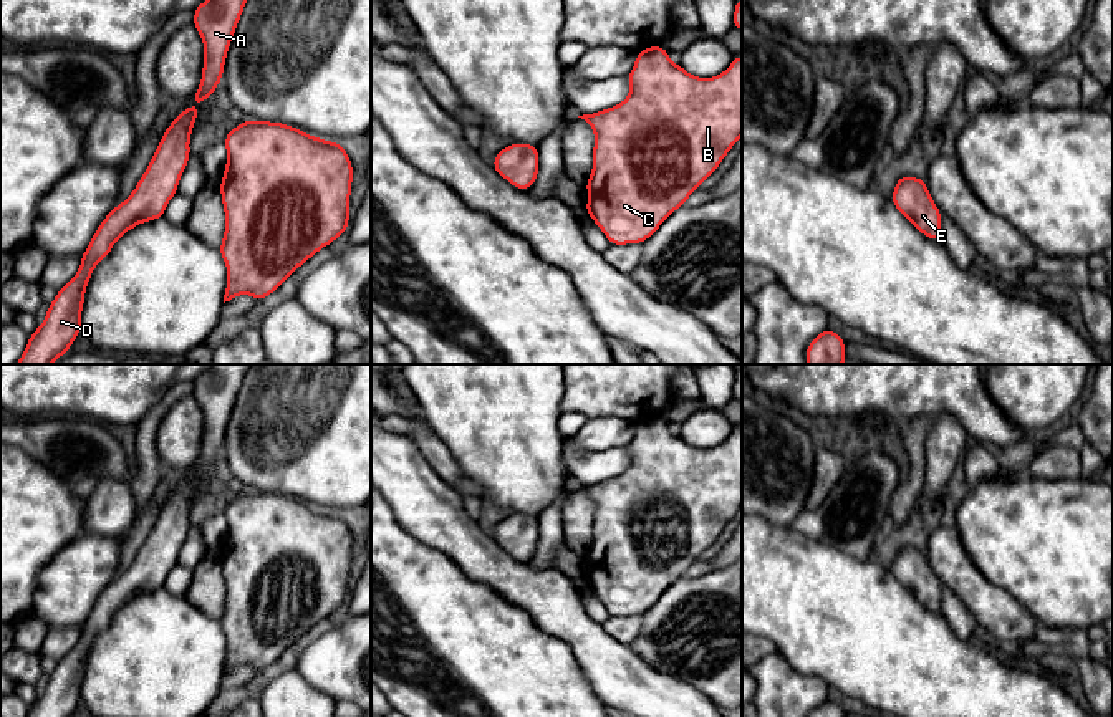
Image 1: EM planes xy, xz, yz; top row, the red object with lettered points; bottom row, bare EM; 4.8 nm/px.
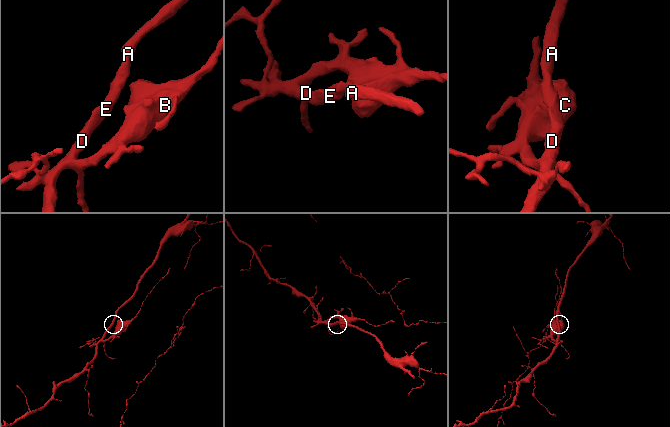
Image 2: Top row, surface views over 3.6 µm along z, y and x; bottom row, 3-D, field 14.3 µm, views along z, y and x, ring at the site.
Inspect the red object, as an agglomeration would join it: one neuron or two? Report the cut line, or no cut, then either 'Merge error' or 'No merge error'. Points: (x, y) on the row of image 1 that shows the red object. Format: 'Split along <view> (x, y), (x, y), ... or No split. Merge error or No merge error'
No split. No merge error

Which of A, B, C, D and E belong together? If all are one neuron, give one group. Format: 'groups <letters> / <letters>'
groups A B C D E

